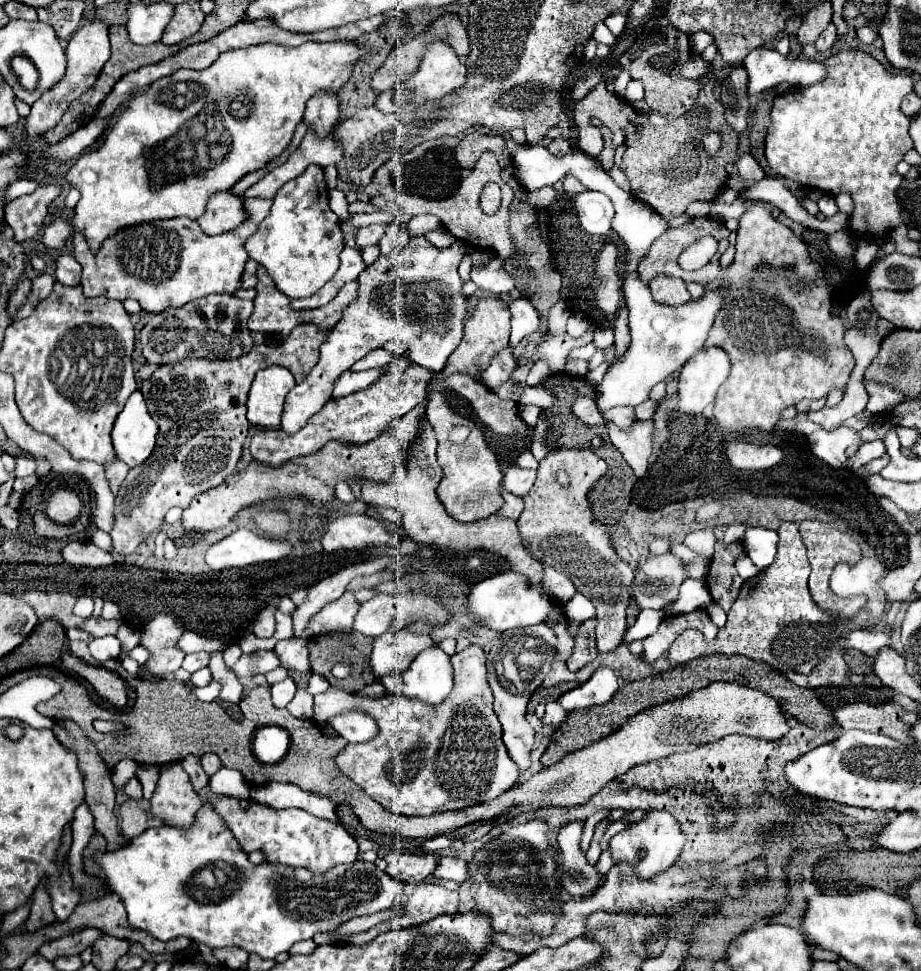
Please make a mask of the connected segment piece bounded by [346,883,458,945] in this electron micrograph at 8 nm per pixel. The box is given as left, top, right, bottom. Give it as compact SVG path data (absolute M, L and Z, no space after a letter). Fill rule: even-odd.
M420 883L420 885L416 885L414 893L406 901L406 911L402 915L382 921L368 931L352 933L346 937L346 943L366 945L380 933L414 927L414 925L426 923L434 917L440 917L444 913L456 913L456 911L458 911L458 893L456 891L450 891L438 883Z

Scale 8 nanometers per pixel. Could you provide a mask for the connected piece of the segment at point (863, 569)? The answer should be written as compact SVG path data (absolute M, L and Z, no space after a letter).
M862 557L862 561L858 565L838 565L832 573L832 579L830 579L830 587L836 595L840 597L850 597L850 595L856 595L856 593L864 593L868 597L868 609L872 611L872 621L876 621L884 609L884 593L878 589L878 579L884 575L884 565L878 561L878 559L868 559L868 557Z

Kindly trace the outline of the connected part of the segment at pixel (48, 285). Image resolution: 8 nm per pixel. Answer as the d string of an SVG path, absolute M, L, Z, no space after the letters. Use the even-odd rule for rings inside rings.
M42 273L38 277L34 277L34 283L32 283L32 293L30 293L30 299L24 303L24 307L20 309L20 317L28 317L34 307L38 307L40 301L44 301L48 297L48 293L52 291L52 285L54 285L54 277L48 275L48 273Z

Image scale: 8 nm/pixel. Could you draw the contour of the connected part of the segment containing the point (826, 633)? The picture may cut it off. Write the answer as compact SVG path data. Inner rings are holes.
M782 523L778 529L778 553L770 567L766 567L756 577L744 581L738 601L734 601L728 611L728 621L720 629L718 637L712 641L704 641L702 633L696 629L686 629L666 653L670 663L682 665L690 659L698 659L702 655L744 655L748 659L756 659L768 663L776 671L796 671L810 673L818 663L830 657L830 647L842 639L846 633L856 629L866 629L866 621L870 621L870 613L862 609L858 617L850 621L838 621L832 613L822 611L808 591L808 575L810 563L806 559L806 547L798 533L796 523ZM818 625L818 639L816 639Z

